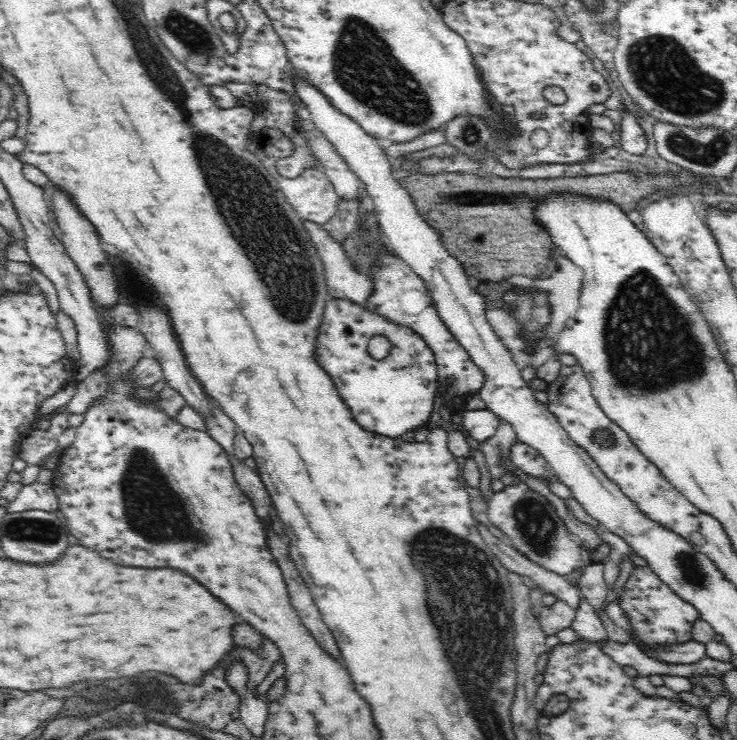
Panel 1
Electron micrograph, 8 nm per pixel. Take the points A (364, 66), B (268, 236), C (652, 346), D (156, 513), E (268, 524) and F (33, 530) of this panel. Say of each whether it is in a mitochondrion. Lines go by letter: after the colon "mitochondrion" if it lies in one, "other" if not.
A: mitochondrion
B: mitochondrion
C: mitochondrion
D: mitochondrion
E: other
F: mitochondrion

